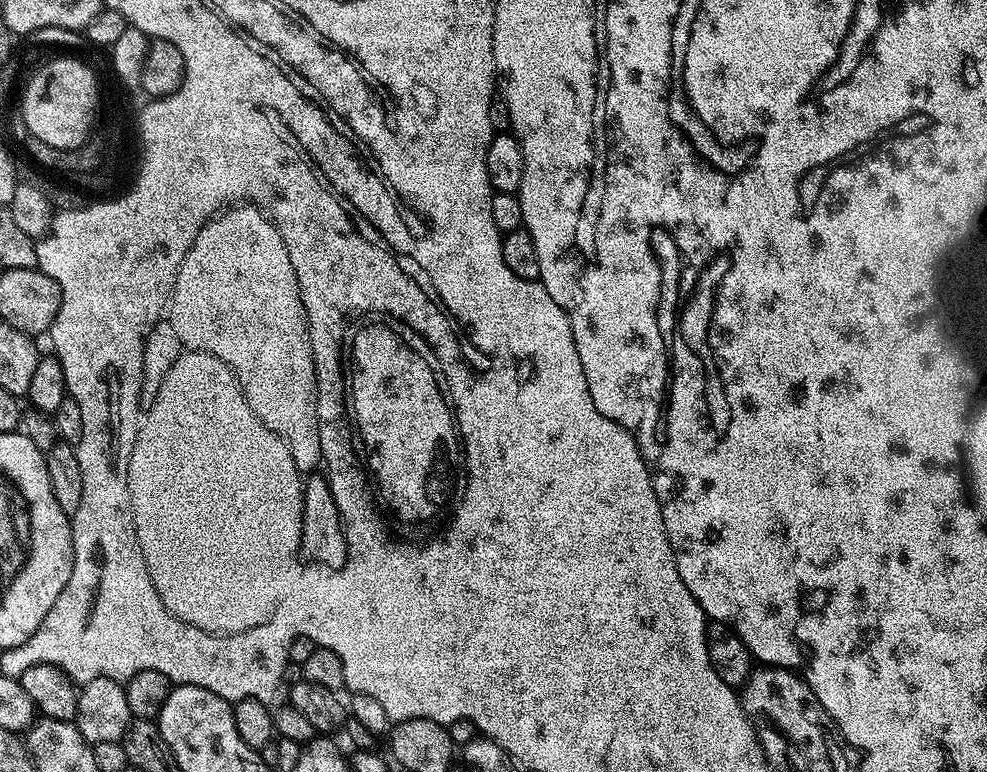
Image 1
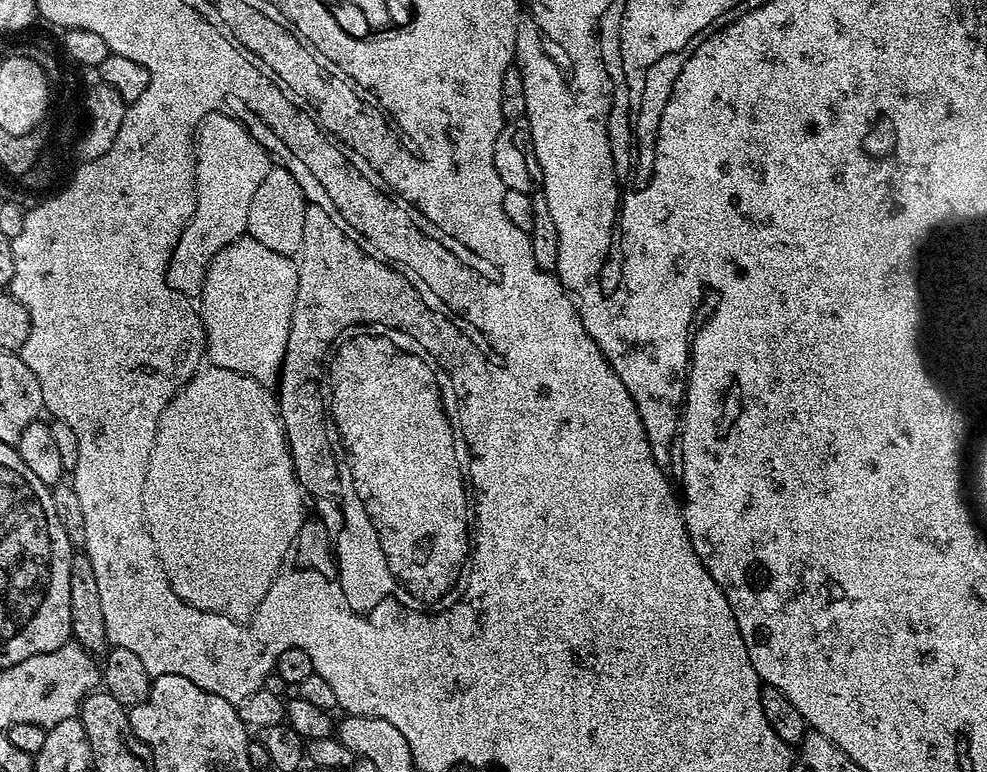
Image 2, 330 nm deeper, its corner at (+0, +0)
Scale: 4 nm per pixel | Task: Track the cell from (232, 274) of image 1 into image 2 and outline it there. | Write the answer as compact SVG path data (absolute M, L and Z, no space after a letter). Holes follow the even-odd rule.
M247 234L230 242L230 246L223 248L210 262L198 297L198 311L204 322L207 359L215 367L241 372L259 384L275 385L280 379L280 368L284 365L297 294L298 264L292 256L283 256L270 250Z

